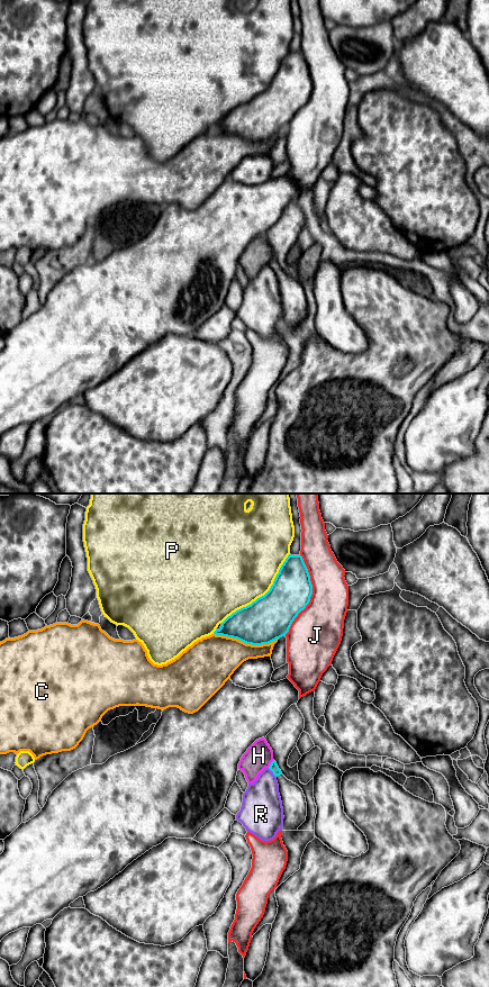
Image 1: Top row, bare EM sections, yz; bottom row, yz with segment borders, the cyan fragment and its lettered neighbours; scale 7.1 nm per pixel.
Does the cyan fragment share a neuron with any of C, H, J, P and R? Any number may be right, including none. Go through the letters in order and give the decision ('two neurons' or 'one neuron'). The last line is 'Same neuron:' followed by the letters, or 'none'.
C: two neurons
H: two neurons
J: two neurons
P: two neurons
R: two neurons
Same neuron: none

